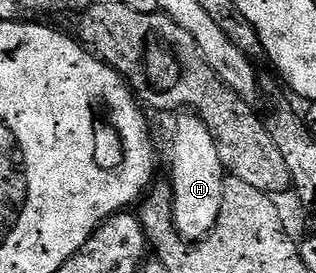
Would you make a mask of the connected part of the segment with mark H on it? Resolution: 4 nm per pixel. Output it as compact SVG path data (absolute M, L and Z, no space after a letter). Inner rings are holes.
M184 112L176 119L172 126L172 219L181 236L199 240L216 229L216 221L222 212L226 171L218 156L218 144L214 144L214 136L210 136L210 129L199 115Z

